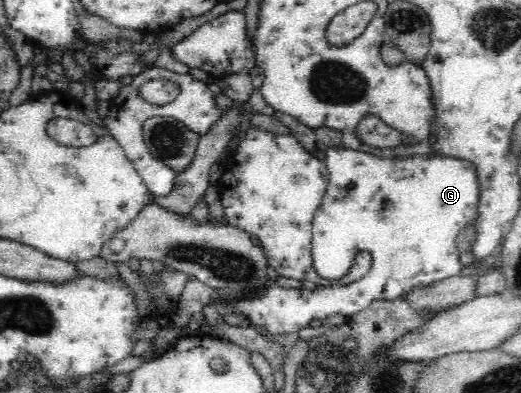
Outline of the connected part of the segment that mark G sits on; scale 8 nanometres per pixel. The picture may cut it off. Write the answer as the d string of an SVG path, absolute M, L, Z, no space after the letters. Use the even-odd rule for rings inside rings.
M342 144L327 148L324 161L329 171L327 193L312 221L312 257L315 270L319 276L328 280L339 279L349 273L359 252L369 251L372 255L370 273L352 284L347 284L347 291L329 291L327 303L331 307L295 307L295 299L291 299L291 287L283 288L276 284L264 287L255 297L245 296L231 303L233 313L246 317L250 326L259 333L267 331L273 335L285 335L309 327L313 319L324 320L339 313L349 317L367 309L373 301L401 298L404 293L409 293L417 286L428 286L459 275L464 267L455 239L478 213L480 186L477 169L472 162L442 154L433 157L422 157L419 154L405 159L394 159L356 151Z

